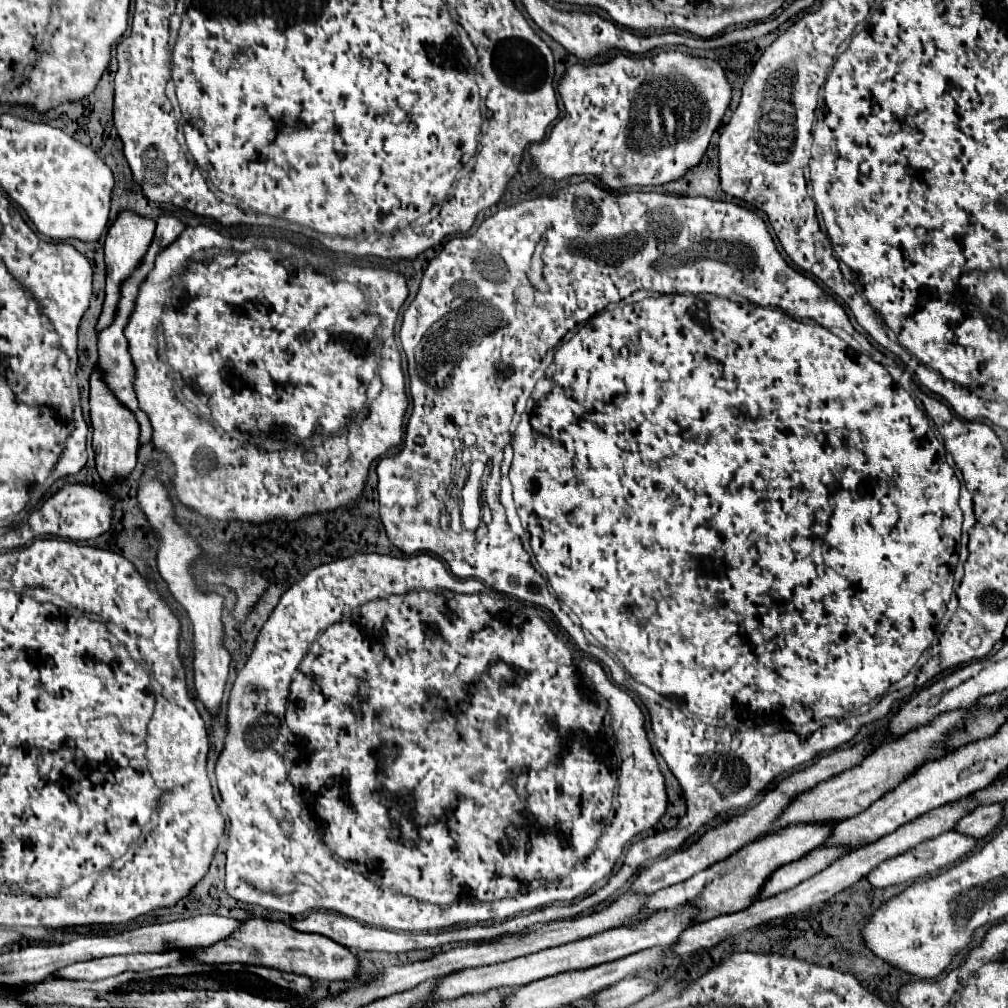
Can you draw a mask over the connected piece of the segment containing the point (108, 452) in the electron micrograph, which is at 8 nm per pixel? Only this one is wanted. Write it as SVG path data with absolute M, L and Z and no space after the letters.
M95 367L89 379L89 405L91 405L91 425L93 425L93 449L97 459L97 471L103 477L103 481L117 481L129 475L137 461L137 449L139 449L139 423L135 421L135 415L131 409L127 409L115 395L111 393L111 387L103 381L101 369Z

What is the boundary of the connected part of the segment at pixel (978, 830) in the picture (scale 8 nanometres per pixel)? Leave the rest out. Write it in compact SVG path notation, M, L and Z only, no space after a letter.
M995 803L995 805L985 805L985 807L979 807L975 809L973 813L969 813L967 817L963 817L955 831L959 833L967 833L967 835L973 835L973 837L985 837L989 835L1003 819L1003 809L1005 805L1003 803Z

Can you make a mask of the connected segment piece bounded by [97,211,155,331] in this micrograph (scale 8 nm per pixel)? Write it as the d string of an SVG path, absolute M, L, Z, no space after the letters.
M123 211L117 221L111 225L107 239L105 239L105 265L107 265L107 287L105 287L105 303L103 313L97 323L99 329L107 329L115 317L115 305L119 303L119 285L123 285L123 277L131 277L131 273L139 267L139 261L143 261L143 253L147 253L151 245L151 237L155 233L155 221L135 215L131 211Z

